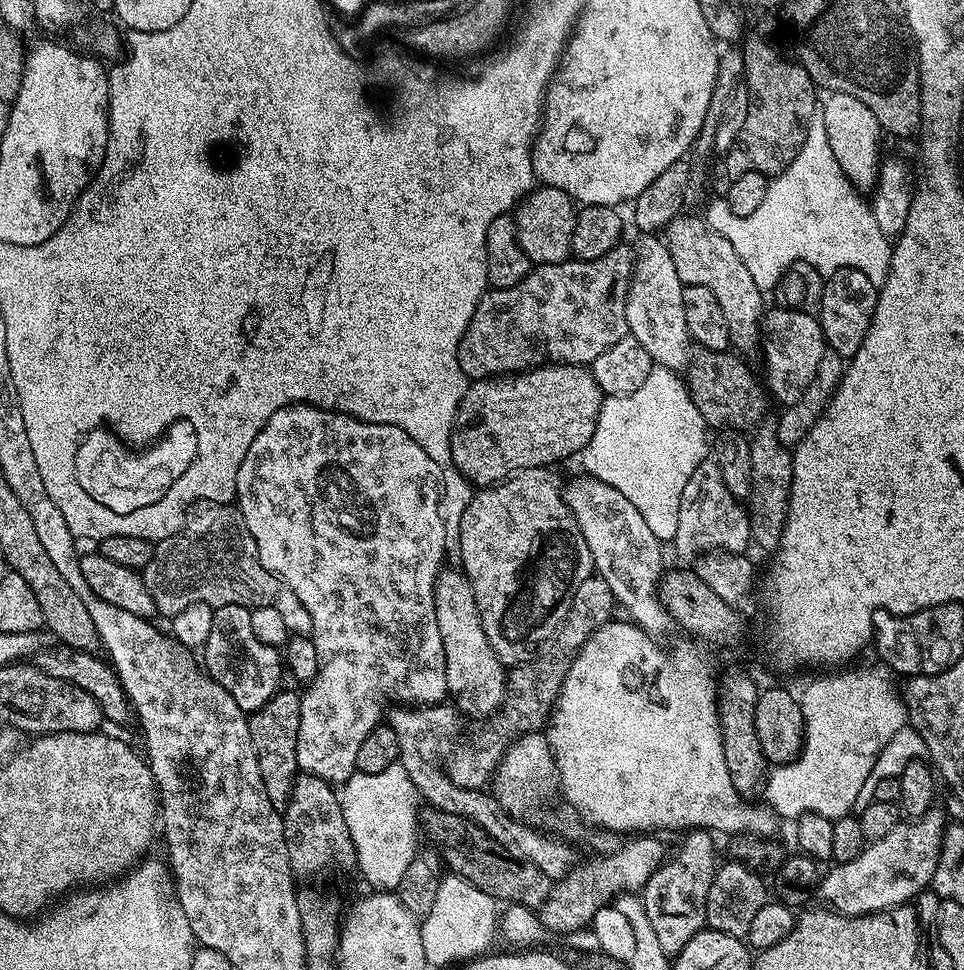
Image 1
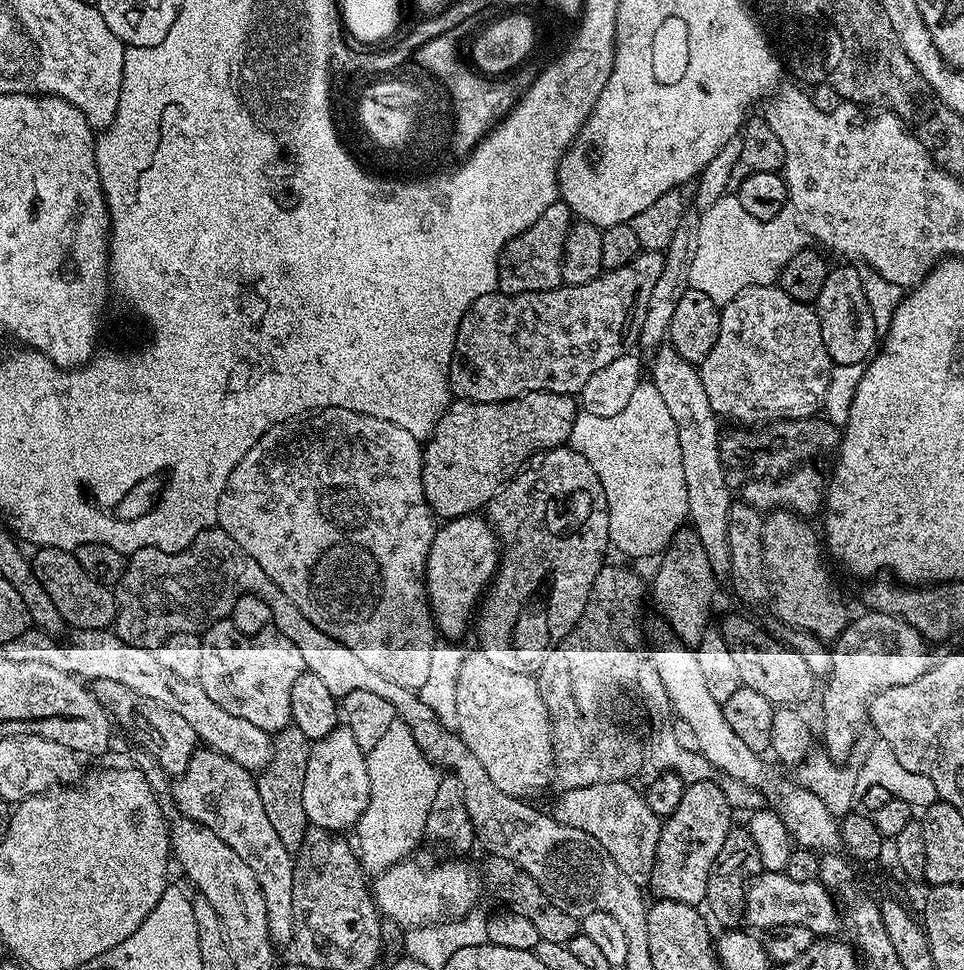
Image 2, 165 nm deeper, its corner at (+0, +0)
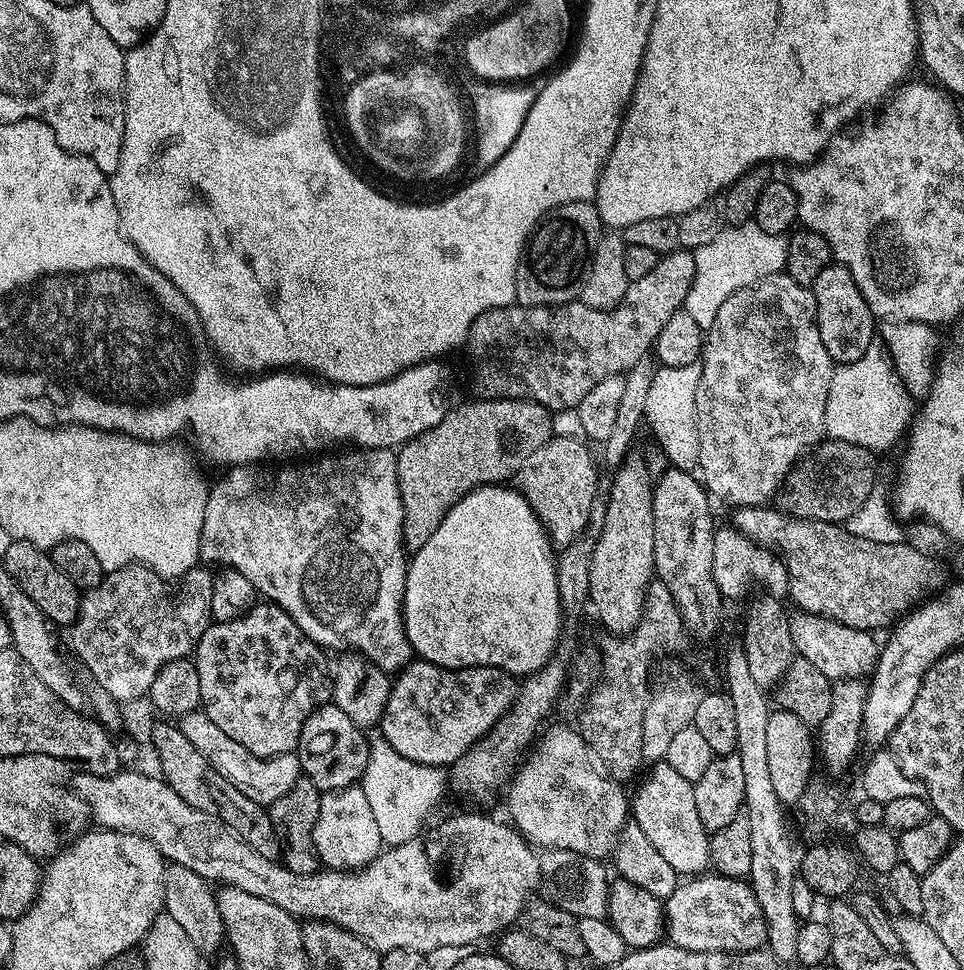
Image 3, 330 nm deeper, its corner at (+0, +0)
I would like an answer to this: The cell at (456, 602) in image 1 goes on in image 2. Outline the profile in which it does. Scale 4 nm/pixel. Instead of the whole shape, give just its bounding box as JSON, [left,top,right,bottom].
[456,652,554,798]

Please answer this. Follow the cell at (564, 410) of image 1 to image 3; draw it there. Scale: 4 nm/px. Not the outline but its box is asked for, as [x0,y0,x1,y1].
[396,398,552,553]

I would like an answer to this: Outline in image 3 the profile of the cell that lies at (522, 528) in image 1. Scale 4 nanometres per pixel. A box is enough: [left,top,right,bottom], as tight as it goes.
[514,436,598,550]

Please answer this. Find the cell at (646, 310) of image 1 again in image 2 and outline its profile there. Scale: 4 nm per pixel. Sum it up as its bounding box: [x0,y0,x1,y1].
[650,345,732,576]

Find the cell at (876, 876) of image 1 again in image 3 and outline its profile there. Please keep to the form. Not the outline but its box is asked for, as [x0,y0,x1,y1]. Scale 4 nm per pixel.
[663,874,767,954]

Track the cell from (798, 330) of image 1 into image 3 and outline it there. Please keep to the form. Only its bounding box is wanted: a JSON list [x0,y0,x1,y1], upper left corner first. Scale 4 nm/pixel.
[696,274,834,509]

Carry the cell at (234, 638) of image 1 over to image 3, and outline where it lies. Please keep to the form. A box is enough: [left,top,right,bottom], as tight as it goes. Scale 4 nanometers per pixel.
[194,602,332,756]

